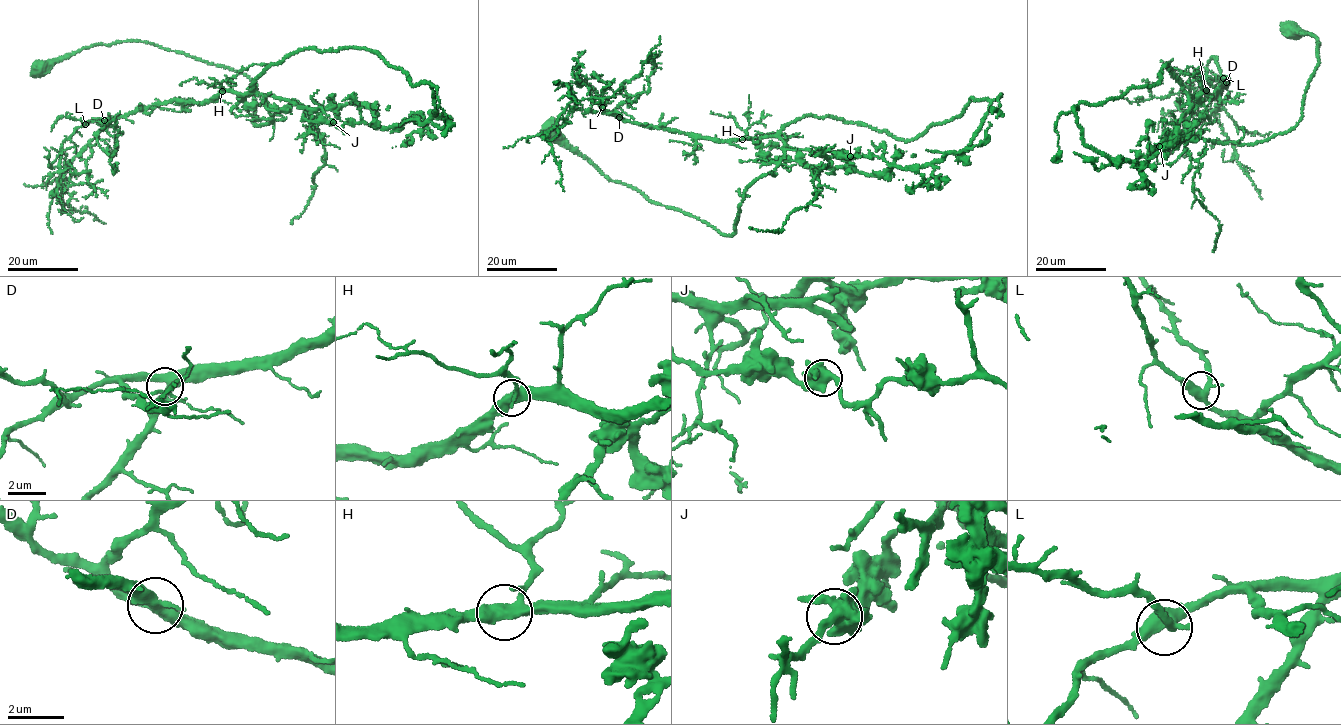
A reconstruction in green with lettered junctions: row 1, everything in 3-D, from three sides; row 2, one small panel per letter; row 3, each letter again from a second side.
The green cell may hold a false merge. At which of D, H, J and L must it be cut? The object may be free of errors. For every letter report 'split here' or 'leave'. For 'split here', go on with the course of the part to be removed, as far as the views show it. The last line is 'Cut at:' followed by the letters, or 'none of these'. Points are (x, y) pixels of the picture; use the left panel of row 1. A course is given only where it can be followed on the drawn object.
D: leave
H: leave
J: leave
L: leave
Cut at: none of these

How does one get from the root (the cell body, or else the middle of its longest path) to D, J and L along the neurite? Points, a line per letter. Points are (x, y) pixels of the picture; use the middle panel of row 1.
D: (552, 131), (609, 179), (728, 236), (744, 190), (775, 168), (785, 152), (777, 136), (719, 140), (619, 117)
J: (552, 131), (728, 236), (789, 123), (829, 116), (910, 141), (990, 102), (971, 143), (941, 160), (850, 156)
L: (552, 131), (609, 179), (728, 236), (744, 190), (785, 152), (777, 136), (697, 137), (623, 120), (602, 107)

